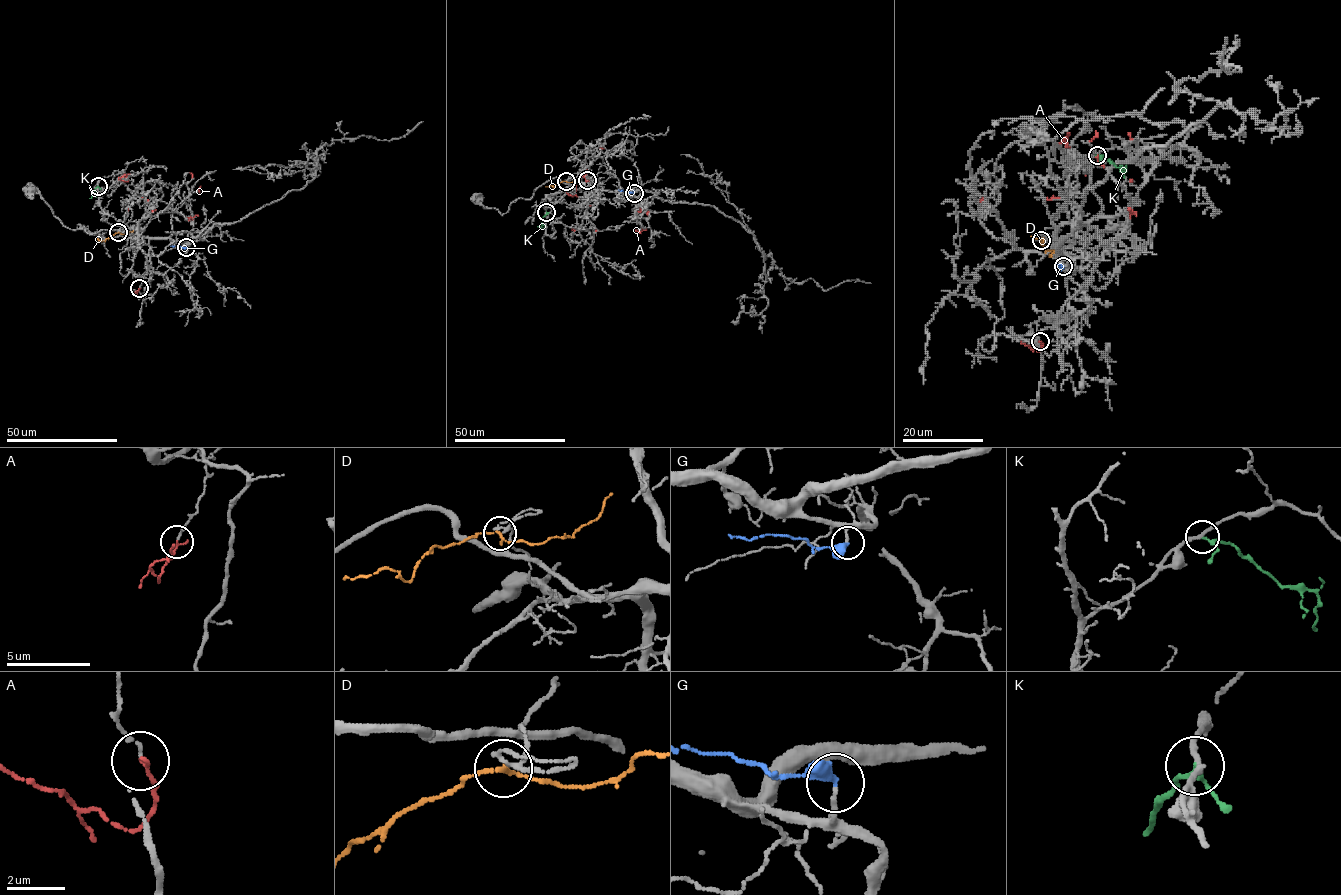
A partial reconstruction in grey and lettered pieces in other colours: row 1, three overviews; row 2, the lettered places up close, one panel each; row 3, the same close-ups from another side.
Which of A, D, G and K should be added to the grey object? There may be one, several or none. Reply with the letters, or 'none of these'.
D, G

